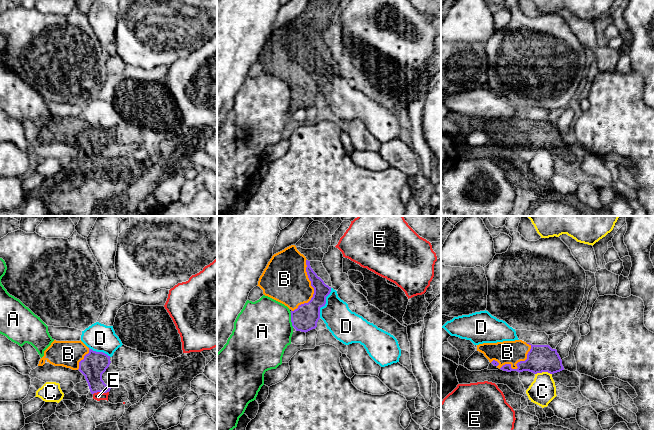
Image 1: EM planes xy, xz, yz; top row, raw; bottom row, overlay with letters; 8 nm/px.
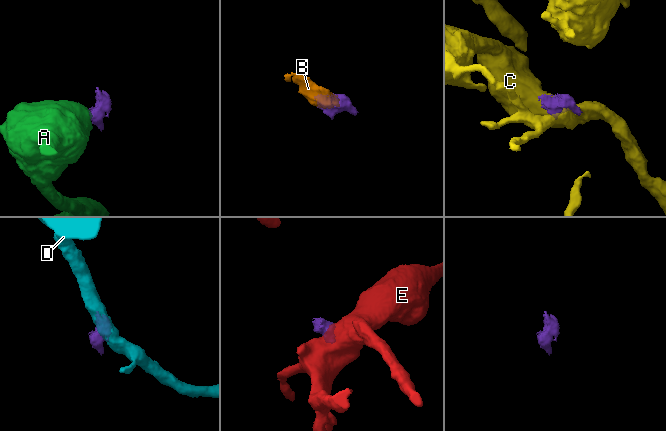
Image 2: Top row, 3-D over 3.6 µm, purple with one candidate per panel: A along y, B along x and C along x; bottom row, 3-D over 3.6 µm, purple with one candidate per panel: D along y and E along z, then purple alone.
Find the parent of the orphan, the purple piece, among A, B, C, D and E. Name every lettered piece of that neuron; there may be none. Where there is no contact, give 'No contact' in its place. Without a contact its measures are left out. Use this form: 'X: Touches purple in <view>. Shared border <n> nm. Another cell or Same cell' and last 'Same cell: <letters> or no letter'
A: Touches purple in xz. Shared border 120 nm. Another cell
B: Touches purple in xz. Shared border 440 nm. Same cell
C: Touches purple in yz. Shared border 140 nm. Another cell
D: Touches purple in xz. Shared border 260 nm. Another cell
E: Touches purple in xy. Shared border 130 nm. Another cell
Same cell: B

